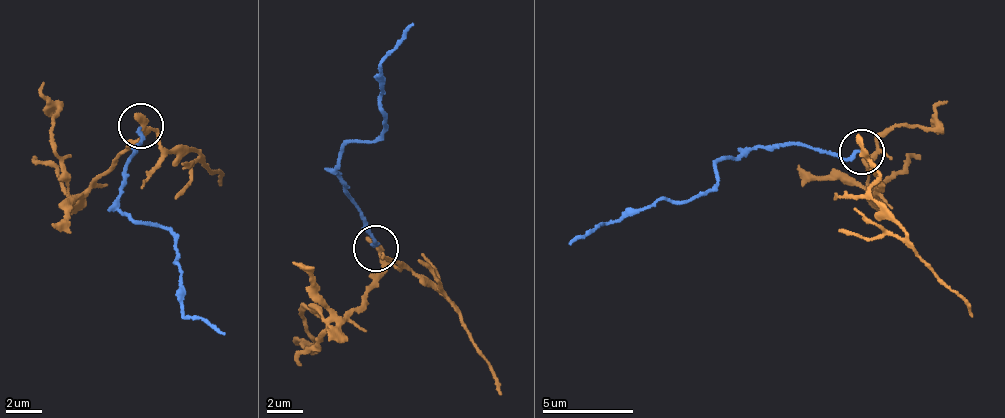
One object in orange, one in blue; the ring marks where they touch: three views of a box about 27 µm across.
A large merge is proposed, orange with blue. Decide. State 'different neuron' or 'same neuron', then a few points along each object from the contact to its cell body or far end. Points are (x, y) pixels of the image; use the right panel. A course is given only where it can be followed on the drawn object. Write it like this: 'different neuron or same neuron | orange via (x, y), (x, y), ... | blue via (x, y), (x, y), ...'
different neuron | orange via (861, 153), (880, 182), (873, 193), (870, 185), (876, 139), (899, 126), (927, 128), (938, 104), (948, 101) | blue via (861, 153), (789, 145), (732, 156), (717, 166), (720, 176), (709, 192), (656, 202), (605, 221), (567, 245)

